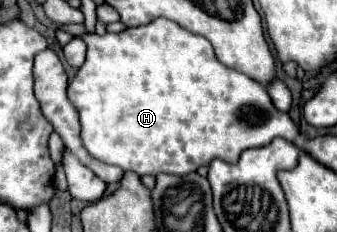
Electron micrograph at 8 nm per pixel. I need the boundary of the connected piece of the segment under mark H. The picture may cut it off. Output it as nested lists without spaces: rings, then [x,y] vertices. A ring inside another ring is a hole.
[[[156,19],[148,25],[142,25],[142,27],[134,27],[134,29],[124,29],[120,33],[106,33],[106,35],[97,35],[95,33],[81,35],[82,39],[86,41],[88,45],[88,55],[86,55],[86,61],[84,65],[78,69],[76,77],[72,79],[72,83],[68,85],[68,99],[70,103],[74,105],[74,109],[78,111],[80,115],[80,137],[82,137],[82,145],[86,147],[86,151],[90,155],[94,155],[96,159],[104,161],[104,163],[110,163],[110,165],[118,165],[122,167],[124,171],[134,171],[138,173],[140,177],[142,175],[158,175],[158,173],[170,173],[170,175],[188,175],[188,173],[194,173],[200,165],[208,165],[212,159],[224,159],[228,163],[234,163],[238,161],[240,153],[244,149],[250,149],[250,147],[264,147],[268,145],[272,139],[276,137],[284,137],[288,141],[296,141],[298,137],[298,127],[294,125],[294,121],[290,119],[288,113],[282,113],[278,111],[272,101],[270,101],[270,95],[266,91],[266,87],[262,87],[258,81],[246,77],[244,73],[240,71],[234,71],[234,69],[228,69],[224,67],[216,55],[214,55],[214,49],[212,45],[208,43],[206,37],[202,35],[194,35],[186,29],[182,29],[178,23],[172,23],[170,19]]]

